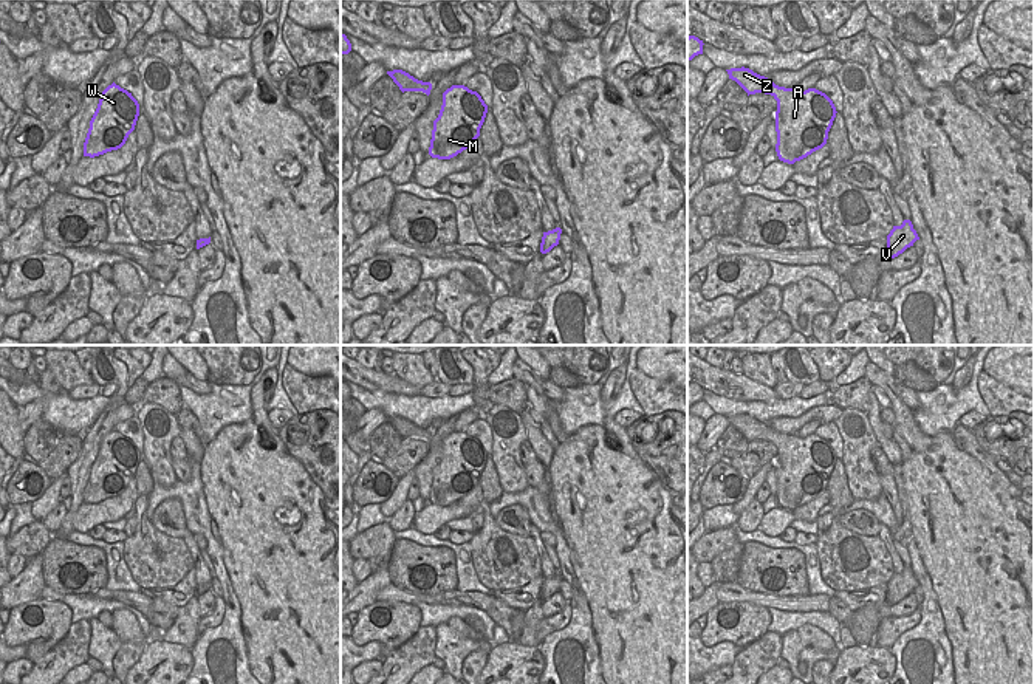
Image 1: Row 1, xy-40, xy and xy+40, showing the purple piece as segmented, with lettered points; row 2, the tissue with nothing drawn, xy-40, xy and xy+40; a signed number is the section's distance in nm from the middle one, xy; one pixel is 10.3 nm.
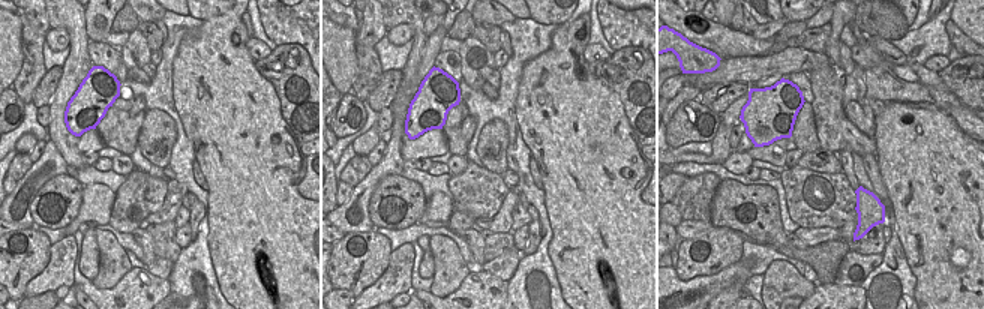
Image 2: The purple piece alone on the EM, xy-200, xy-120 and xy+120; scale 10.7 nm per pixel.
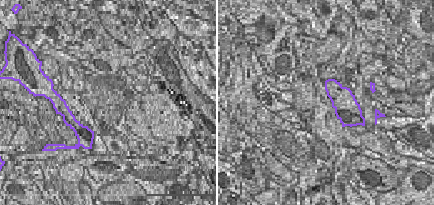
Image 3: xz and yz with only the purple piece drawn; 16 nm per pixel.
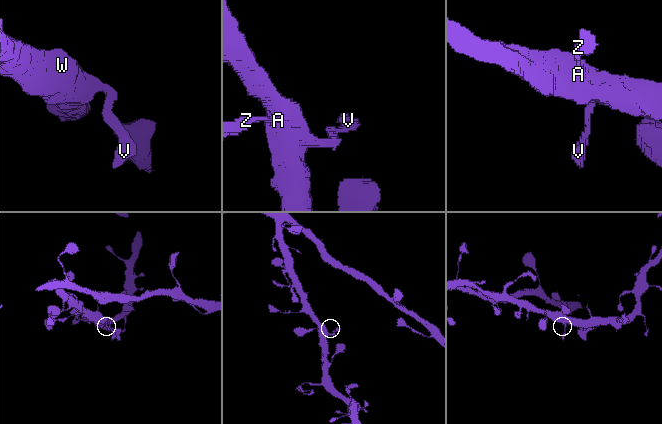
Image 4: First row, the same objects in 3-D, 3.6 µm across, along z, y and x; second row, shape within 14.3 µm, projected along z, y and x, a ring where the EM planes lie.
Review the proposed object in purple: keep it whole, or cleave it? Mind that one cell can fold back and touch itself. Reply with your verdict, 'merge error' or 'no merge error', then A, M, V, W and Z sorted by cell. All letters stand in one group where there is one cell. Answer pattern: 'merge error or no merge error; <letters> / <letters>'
no merge error; A M V W Z

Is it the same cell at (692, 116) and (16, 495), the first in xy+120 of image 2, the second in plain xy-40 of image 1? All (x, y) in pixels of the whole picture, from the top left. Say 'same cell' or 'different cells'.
same cell

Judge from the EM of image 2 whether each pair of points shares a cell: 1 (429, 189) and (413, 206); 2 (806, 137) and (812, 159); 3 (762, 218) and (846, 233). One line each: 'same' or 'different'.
1: different
2: different
3: different

